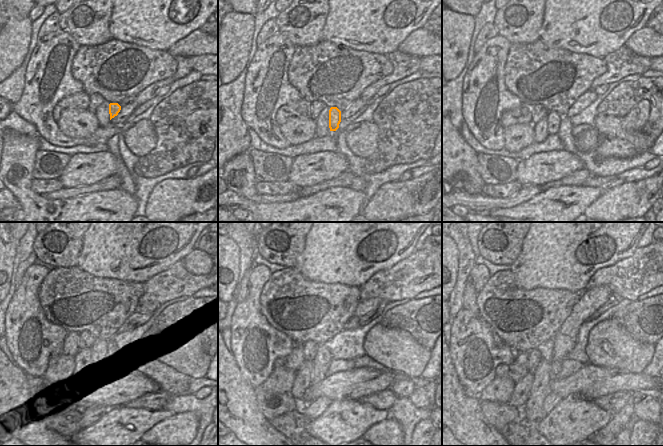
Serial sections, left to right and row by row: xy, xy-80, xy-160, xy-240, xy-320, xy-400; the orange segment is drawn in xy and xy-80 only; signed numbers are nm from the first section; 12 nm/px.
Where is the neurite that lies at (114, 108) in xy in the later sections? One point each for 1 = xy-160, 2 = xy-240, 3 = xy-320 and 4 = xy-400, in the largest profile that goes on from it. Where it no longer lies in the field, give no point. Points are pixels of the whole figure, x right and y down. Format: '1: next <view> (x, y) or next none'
1: next xy-160 (553, 119)
2: next xy-240 (102, 349)
3: next xy-320 (322, 360)
4: next xy-400 (532, 410)

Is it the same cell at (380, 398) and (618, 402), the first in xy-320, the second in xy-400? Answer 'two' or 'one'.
one

